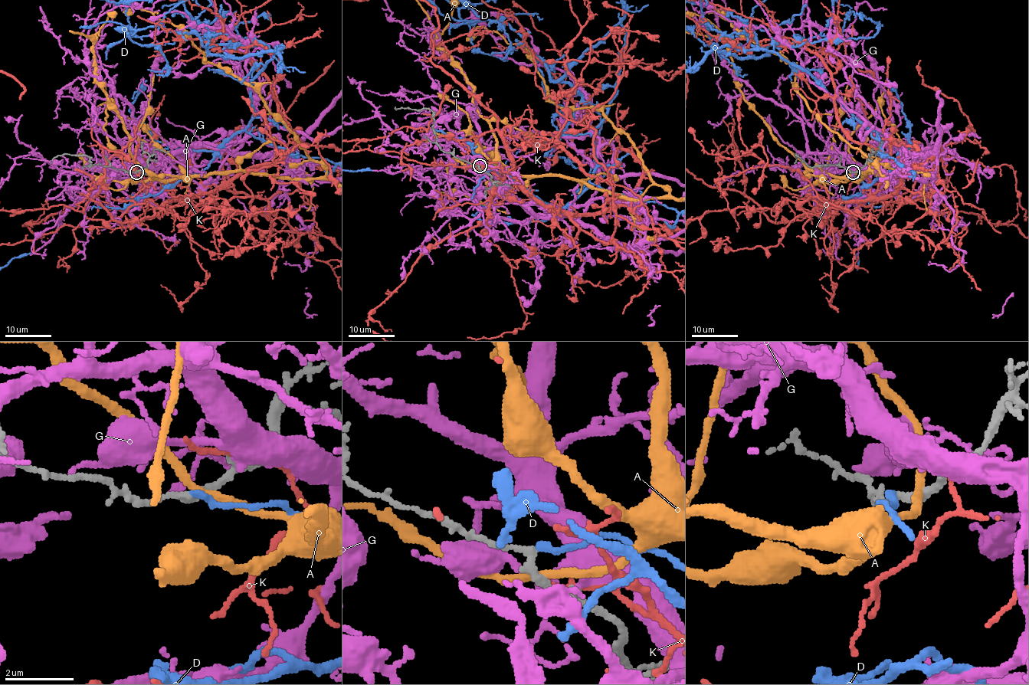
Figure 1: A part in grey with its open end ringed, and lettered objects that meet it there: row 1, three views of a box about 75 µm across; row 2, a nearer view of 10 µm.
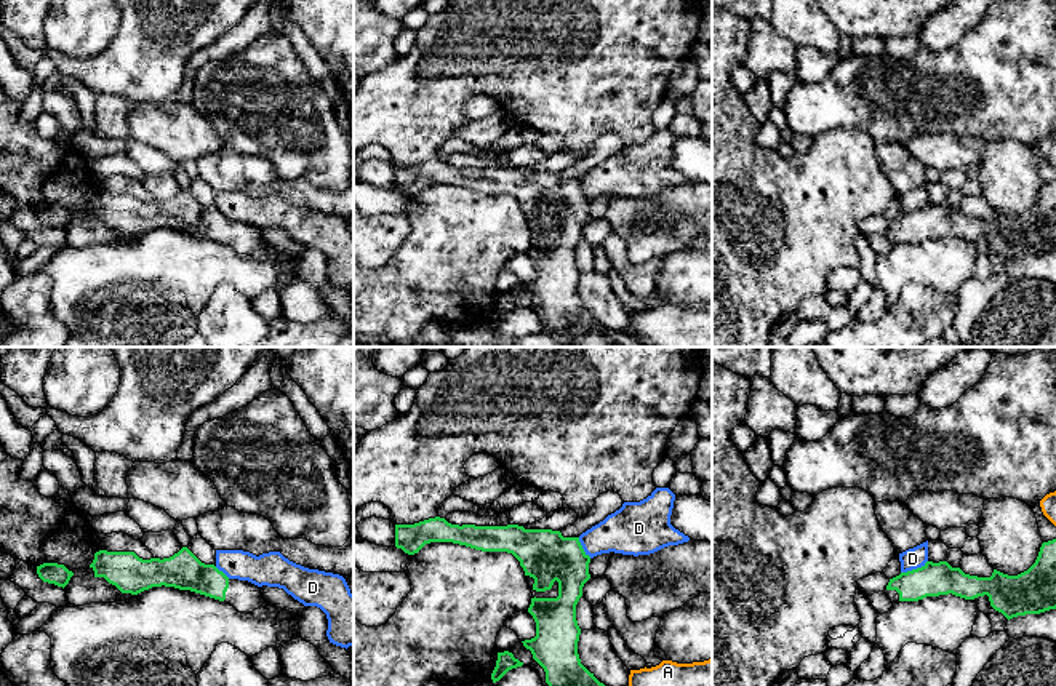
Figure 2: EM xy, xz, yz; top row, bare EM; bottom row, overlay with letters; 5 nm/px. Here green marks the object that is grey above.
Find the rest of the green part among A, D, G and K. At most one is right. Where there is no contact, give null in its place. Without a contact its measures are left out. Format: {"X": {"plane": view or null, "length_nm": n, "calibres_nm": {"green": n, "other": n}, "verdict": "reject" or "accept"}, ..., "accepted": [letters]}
{"A": {"plane": "xz", "length_nm": 130, "calibres_nm": {"green": 260, "other": 320}, "verdict": "reject"}, "D": {"plane": "yz", "length_nm": 150, "calibres_nm": {"green": 170, "other": 110}, "verdict": "reject"}, "G": {"plane": null, "verdict": "reject"}, "K": {"plane": null, "verdict": "reject"}, "accepted": []}

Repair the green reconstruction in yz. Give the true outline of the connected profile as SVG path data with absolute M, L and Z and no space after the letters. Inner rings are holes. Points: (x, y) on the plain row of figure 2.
M1056 181L1043 184L1035 205L1018 217L994 211L990 219L978 219L947 203L926 203L890 221L883 233L891 245L949 235L965 241L987 237L990 248L1008 262L1056 251Z

